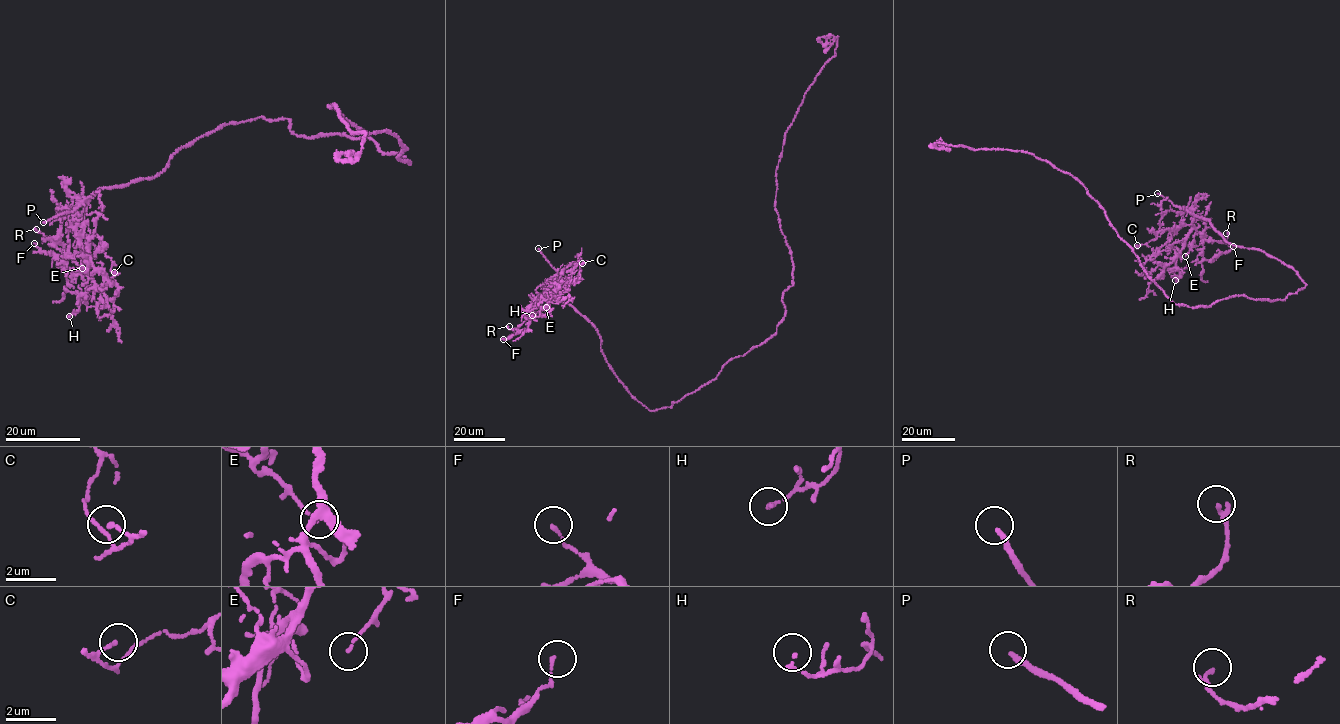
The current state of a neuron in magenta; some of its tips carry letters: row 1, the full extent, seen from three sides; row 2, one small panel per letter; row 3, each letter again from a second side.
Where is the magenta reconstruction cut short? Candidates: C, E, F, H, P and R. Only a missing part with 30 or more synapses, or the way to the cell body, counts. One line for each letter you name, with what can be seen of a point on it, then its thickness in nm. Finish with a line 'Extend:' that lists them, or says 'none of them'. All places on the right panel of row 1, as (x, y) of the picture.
P: place (1157, 193); calibre 200 nm
Extend: P

